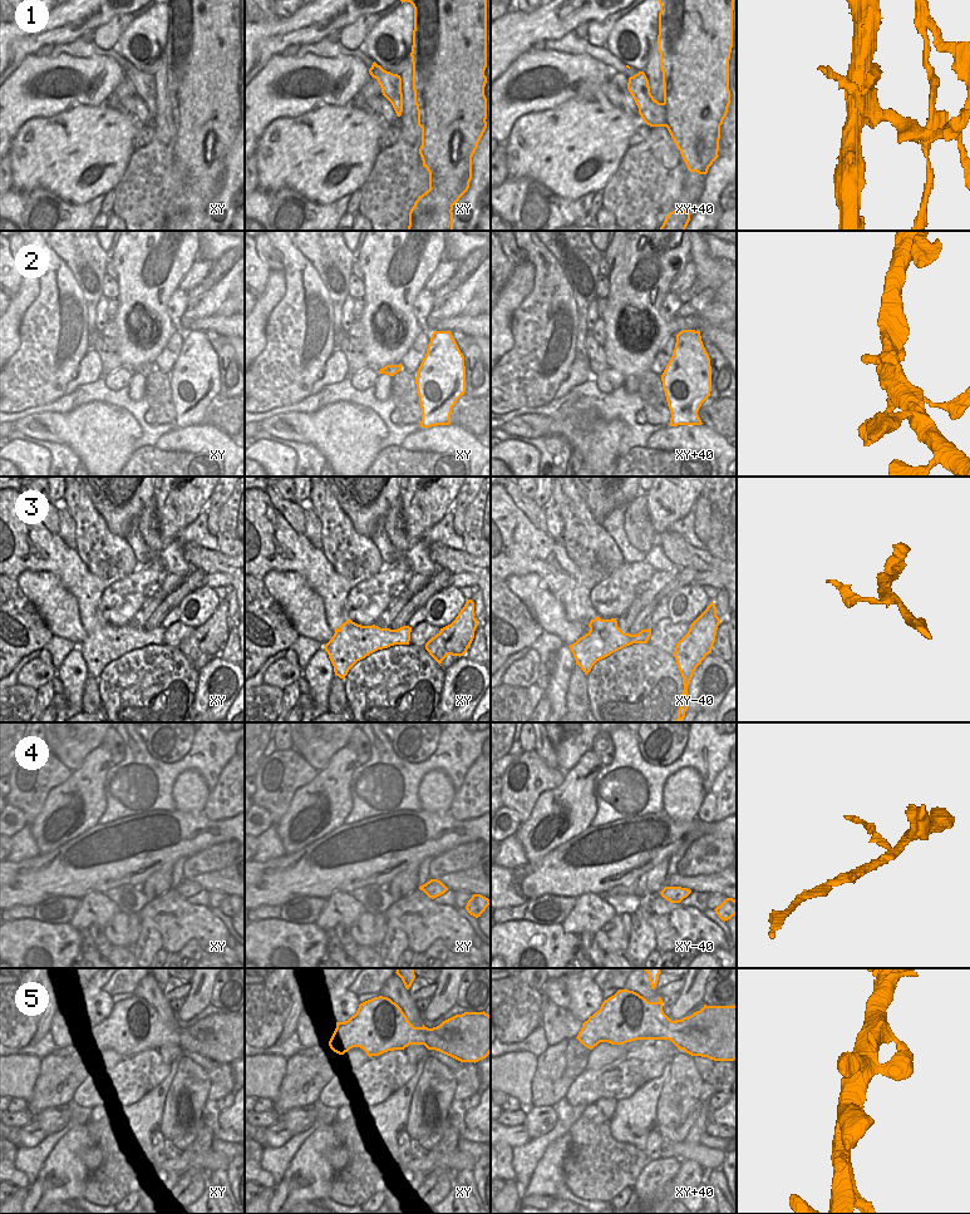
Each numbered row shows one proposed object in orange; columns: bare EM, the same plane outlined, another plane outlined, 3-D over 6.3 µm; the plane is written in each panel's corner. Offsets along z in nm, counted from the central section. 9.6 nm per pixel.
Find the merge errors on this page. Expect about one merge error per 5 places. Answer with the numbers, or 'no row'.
1, 3, 4

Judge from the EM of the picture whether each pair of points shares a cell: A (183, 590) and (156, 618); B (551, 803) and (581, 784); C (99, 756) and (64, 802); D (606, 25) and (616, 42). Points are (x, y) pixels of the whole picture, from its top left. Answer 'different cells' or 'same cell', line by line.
A: same cell
B: same cell
C: same cell
D: different cells

